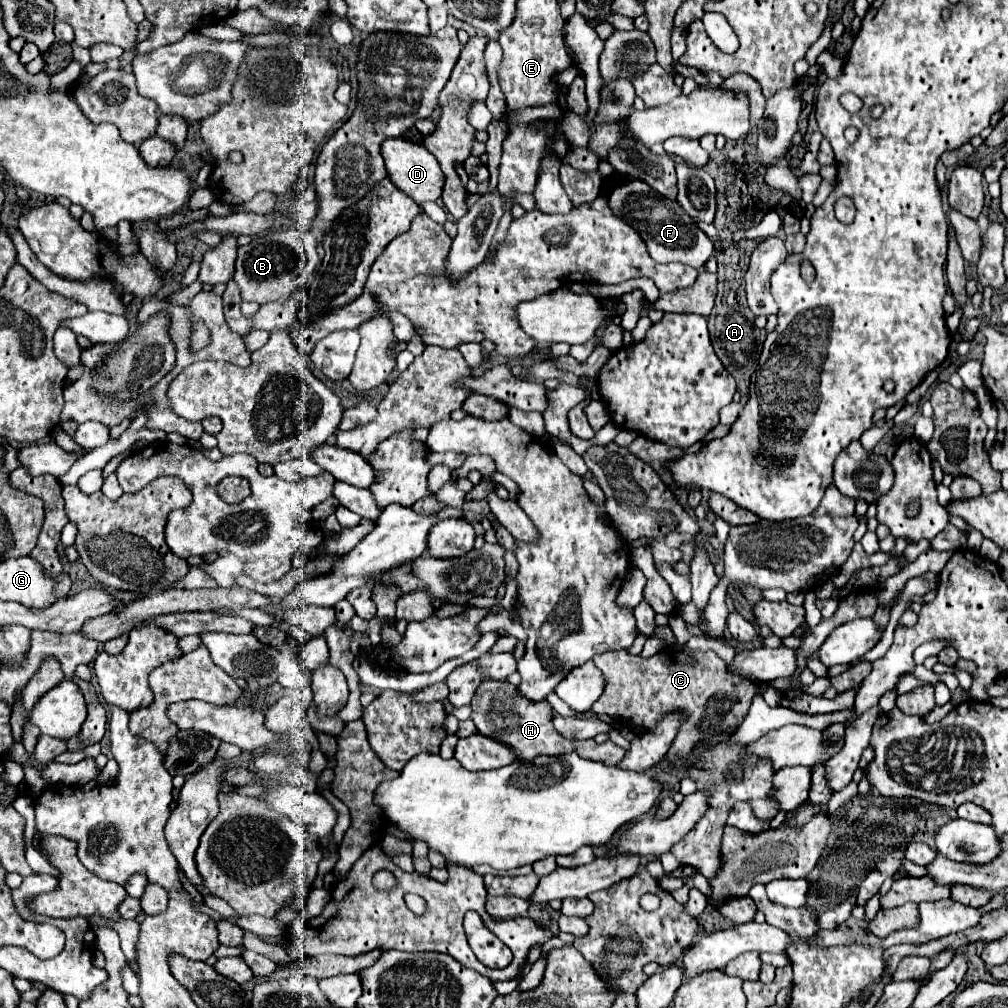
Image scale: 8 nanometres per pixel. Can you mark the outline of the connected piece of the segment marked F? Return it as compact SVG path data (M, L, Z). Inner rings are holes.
M627 176L625 184L617 186L609 194L607 204L617 218L625 220L631 228L635 228L635 232L647 244L649 256L655 262L665 262L665 264L681 262L681 264L687 264L693 268L701 268L715 250L715 244L707 238L705 232L701 232L697 228L693 218L687 212L683 212L683 208L677 206L677 202L667 200L665 196L661 196L659 192L649 188L649 184L645 184L639 178Z

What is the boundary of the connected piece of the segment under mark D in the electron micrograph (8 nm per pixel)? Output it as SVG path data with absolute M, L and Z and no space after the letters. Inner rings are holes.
M387 138L381 144L381 154L385 160L385 168L389 174L389 180L407 196L411 196L417 204L423 204L427 200L437 200L443 190L443 172L437 162L437 158L421 144L407 142L403 138Z

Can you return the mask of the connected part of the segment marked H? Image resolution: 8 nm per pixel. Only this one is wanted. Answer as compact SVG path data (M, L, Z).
M483 680L477 696L471 700L471 706L473 706L471 718L477 726L477 732L483 736L495 738L499 742L511 744L511 748L515 748L515 752L519 752L521 760L533 760L535 756L541 756L541 754L563 756L563 754L577 752L581 758L587 758L593 762L603 762L607 766L617 766L625 756L625 750L619 748L617 744L613 744L611 740L597 744L595 740L567 740L567 738L563 738L551 724L553 708L545 700L543 702L527 702L527 700L519 698L515 686L511 686L509 682Z

